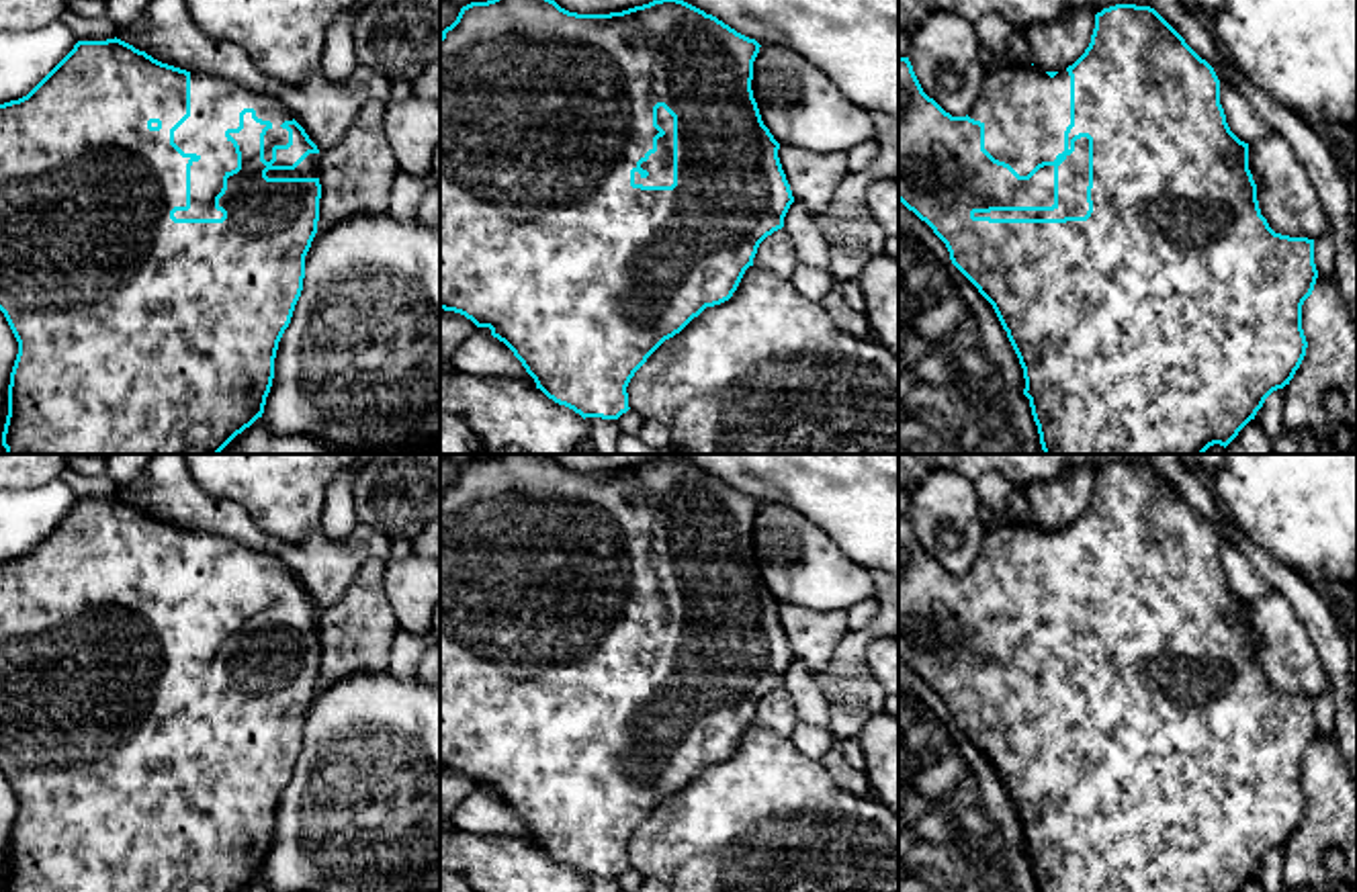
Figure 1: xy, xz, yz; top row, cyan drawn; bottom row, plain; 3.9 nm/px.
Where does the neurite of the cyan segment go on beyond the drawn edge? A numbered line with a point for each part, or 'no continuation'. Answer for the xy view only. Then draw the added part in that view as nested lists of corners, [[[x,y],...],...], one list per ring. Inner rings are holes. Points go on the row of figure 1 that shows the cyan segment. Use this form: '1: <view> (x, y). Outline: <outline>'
1: xy (215, 103). Outline: [[[190,72],[190,117],[174,131],[174,143],[201,160],[190,166],[190,209],[176,211],[176,219],[223,217],[215,209],[215,196],[223,188],[223,176],[237,168],[237,153],[225,131],[239,127],[244,108],[254,108],[258,119],[272,123],[264,135],[264,160],[270,162],[272,147],[289,143],[289,131],[280,125],[293,121],[293,113],[268,94]]]

